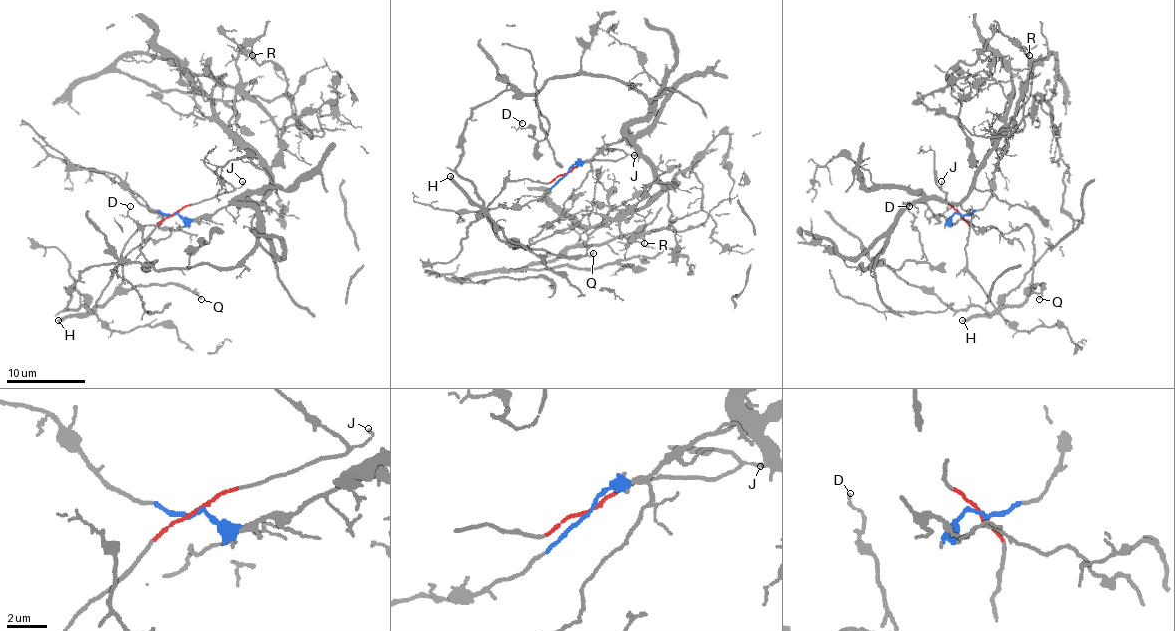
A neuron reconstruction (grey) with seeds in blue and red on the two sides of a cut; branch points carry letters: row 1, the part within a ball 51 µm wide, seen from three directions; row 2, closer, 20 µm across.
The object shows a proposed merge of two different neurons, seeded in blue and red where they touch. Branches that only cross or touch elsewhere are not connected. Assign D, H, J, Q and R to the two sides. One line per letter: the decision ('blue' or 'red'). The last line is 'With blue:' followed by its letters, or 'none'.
D: blue
H: red
J: red
Q: red
R: blue
With blue: D, R

